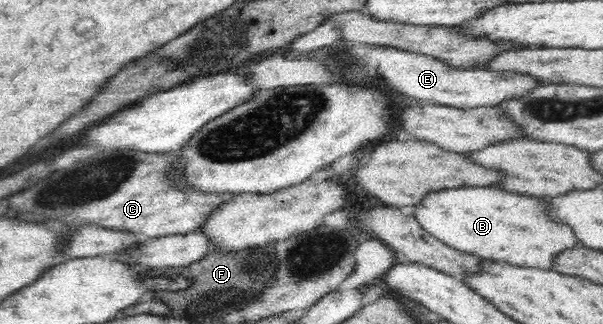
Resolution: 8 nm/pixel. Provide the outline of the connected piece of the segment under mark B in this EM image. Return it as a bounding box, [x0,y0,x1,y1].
[412,186,581,271]

